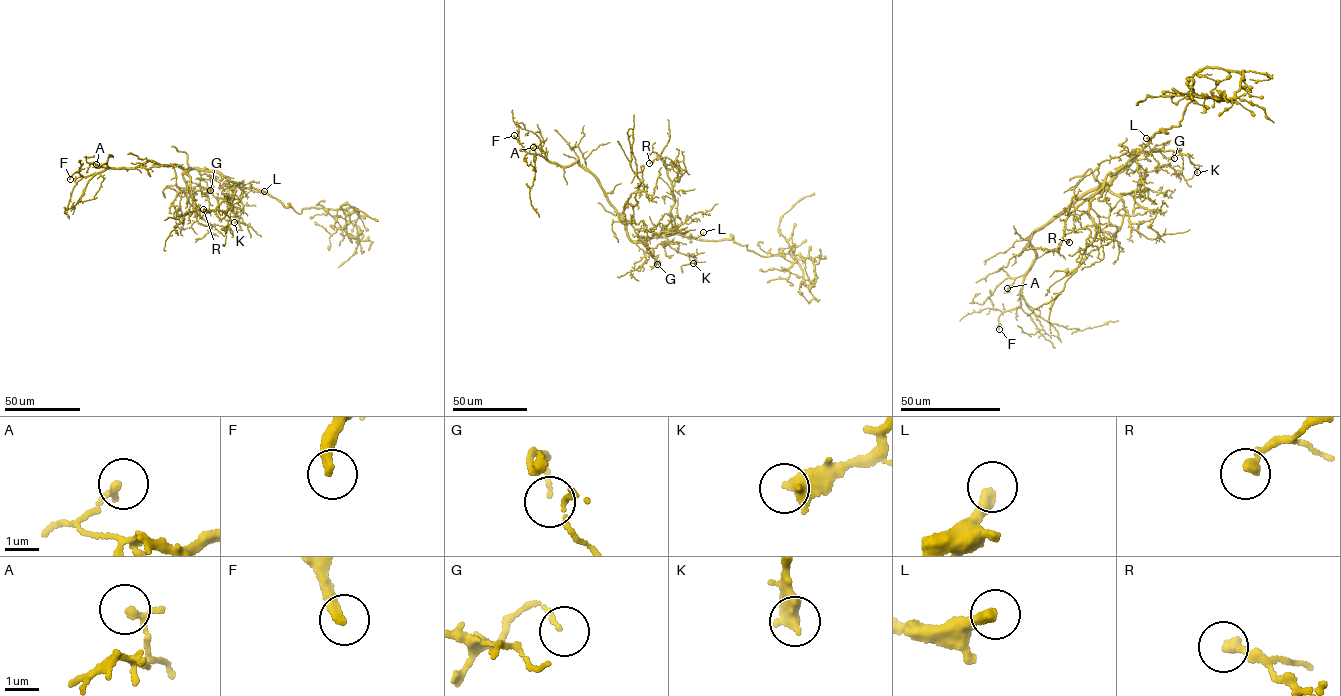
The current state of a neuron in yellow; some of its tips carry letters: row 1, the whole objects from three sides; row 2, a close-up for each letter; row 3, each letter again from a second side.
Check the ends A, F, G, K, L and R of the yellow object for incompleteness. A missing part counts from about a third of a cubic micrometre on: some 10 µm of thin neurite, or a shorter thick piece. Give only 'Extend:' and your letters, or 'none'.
Extend: F, K, L

